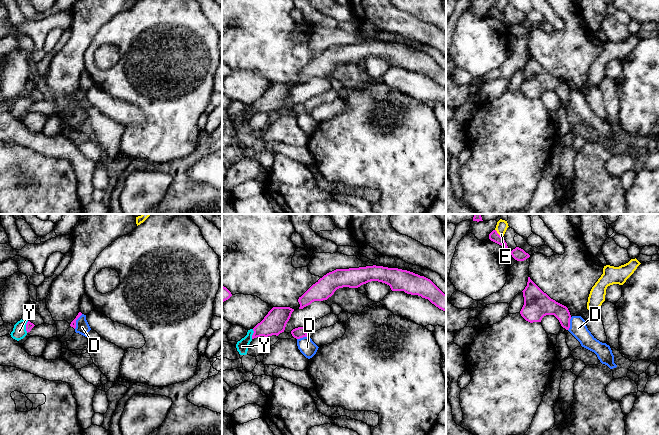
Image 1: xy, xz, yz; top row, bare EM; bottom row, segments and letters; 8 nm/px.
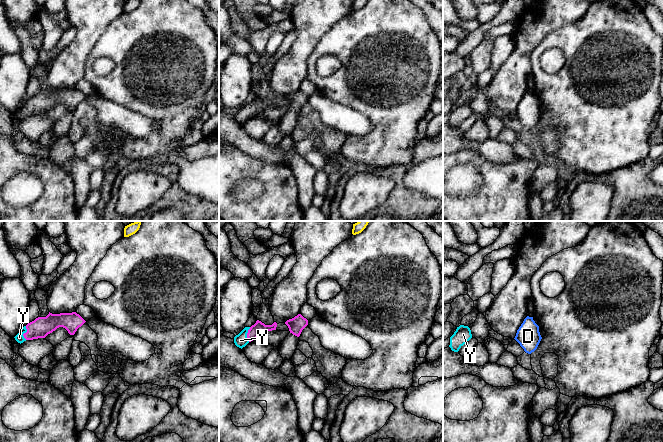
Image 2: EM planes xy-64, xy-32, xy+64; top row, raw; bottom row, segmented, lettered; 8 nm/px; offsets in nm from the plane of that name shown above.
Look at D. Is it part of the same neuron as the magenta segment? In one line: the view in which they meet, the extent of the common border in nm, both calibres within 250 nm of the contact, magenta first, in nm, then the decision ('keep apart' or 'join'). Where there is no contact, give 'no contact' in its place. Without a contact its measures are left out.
xy | 140 nm | 50/110 nm | keep apart

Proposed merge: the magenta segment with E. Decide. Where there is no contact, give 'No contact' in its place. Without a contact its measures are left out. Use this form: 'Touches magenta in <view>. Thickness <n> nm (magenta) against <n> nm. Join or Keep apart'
Touches magenta in yz. Thickness 100 nm (magenta) against 90 nm. Keep apart

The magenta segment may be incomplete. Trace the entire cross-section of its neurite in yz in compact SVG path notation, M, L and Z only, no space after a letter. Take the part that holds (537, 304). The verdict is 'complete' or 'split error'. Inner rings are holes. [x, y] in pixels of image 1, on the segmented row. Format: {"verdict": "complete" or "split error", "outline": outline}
{"verdict": "complete", "outline": "M528 277L527 286L522 291L524 305L521 316L528 322L541 322L546 315L554 315L566 330L570 328L571 315L568 308L551 299Z"}

